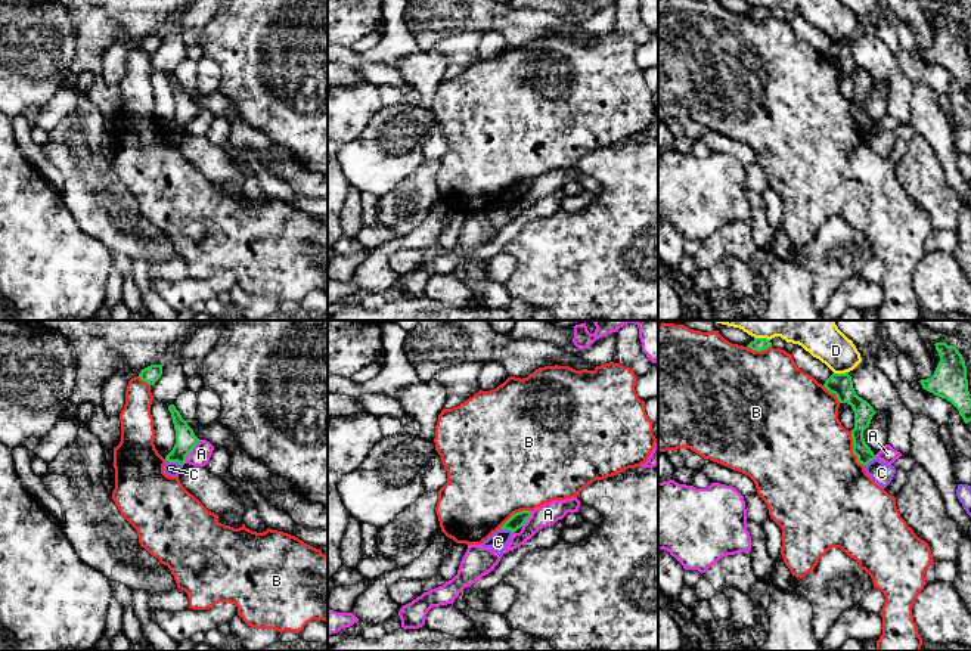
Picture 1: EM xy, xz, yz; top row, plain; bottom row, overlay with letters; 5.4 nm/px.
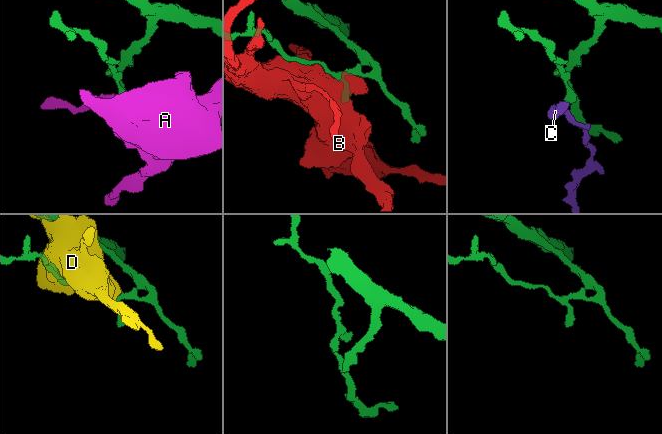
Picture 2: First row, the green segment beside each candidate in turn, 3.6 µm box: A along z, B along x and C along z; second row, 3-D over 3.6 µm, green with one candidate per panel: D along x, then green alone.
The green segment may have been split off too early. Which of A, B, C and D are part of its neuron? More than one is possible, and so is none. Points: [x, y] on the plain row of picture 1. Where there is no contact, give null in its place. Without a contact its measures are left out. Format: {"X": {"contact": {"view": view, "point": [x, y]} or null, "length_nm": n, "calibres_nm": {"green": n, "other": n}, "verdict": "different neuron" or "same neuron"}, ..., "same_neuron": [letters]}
{"A": {"contact": {"view": "xy", "point": [191, 120]}, "length_nm": 160, "calibres_nm": {"green": 110, "other": 110}, "verdict": "different neuron"}, "B": {"contact": {"view": "yz", "point": [853, 118]}, "length_nm": 220, "calibres_nm": {"green": 110, "other": 480}, "verdict": "different neuron"}, "C": {"contact": {"view": "xy", "point": [174, 130]}, "length_nm": 100, "calibres_nm": {"green": 110, "other": 80}, "verdict": "different neuron"}, "D": {"contact": {"view": "yz", "point": [840, 43]}, "length_nm": 80, "calibres_nm": {"green": 130, "other": 190}, "verdict": "different neuron"}, "same_neuron": []}

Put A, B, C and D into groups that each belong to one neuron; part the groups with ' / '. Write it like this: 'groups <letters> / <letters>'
groups A / B / C / D

